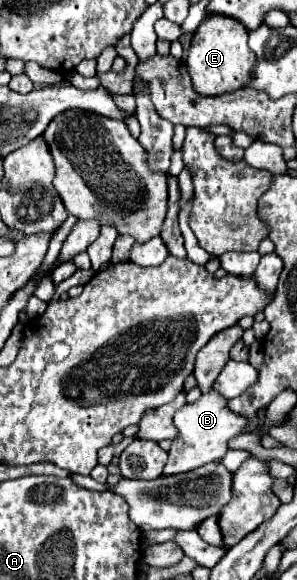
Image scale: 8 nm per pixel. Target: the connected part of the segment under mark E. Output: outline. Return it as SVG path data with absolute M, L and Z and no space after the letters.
M226 16L206 18L192 36L186 68L192 78L192 86L200 96L222 96L240 90L252 82L256 66L256 54L248 48L248 32L238 20Z

